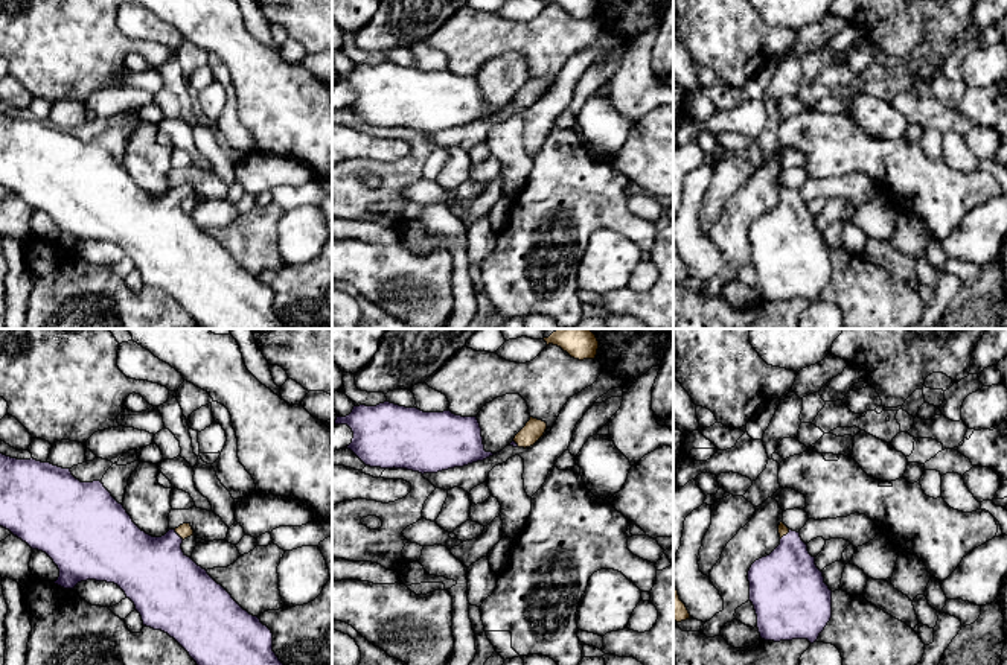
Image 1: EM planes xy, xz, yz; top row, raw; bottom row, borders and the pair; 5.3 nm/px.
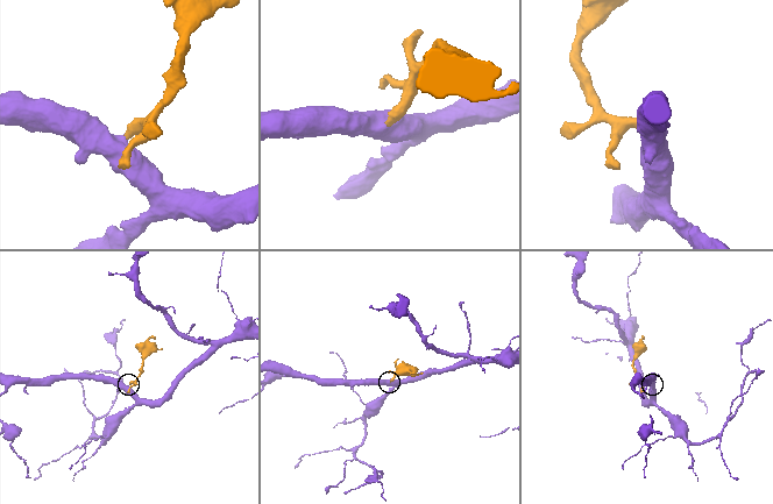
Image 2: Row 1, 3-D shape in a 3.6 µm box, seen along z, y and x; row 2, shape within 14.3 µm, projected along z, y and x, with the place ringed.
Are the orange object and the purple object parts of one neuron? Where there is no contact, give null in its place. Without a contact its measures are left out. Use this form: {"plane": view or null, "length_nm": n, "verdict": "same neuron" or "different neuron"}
{"plane": "xy", "length_nm": 80, "verdict": "same neuron"}

